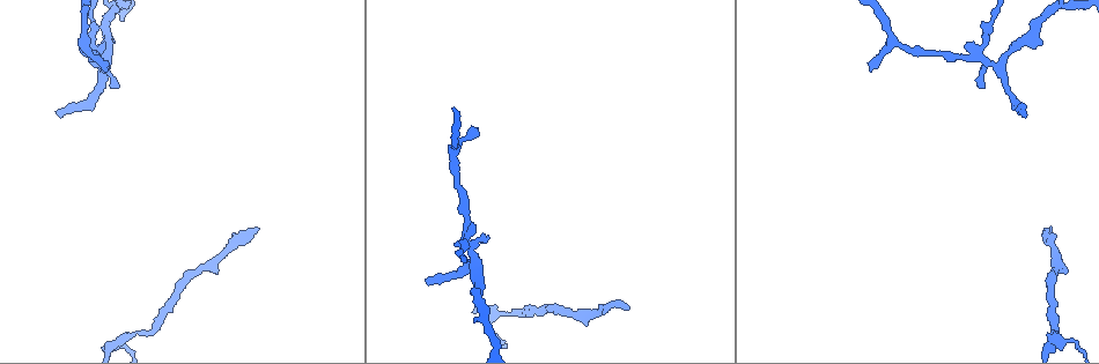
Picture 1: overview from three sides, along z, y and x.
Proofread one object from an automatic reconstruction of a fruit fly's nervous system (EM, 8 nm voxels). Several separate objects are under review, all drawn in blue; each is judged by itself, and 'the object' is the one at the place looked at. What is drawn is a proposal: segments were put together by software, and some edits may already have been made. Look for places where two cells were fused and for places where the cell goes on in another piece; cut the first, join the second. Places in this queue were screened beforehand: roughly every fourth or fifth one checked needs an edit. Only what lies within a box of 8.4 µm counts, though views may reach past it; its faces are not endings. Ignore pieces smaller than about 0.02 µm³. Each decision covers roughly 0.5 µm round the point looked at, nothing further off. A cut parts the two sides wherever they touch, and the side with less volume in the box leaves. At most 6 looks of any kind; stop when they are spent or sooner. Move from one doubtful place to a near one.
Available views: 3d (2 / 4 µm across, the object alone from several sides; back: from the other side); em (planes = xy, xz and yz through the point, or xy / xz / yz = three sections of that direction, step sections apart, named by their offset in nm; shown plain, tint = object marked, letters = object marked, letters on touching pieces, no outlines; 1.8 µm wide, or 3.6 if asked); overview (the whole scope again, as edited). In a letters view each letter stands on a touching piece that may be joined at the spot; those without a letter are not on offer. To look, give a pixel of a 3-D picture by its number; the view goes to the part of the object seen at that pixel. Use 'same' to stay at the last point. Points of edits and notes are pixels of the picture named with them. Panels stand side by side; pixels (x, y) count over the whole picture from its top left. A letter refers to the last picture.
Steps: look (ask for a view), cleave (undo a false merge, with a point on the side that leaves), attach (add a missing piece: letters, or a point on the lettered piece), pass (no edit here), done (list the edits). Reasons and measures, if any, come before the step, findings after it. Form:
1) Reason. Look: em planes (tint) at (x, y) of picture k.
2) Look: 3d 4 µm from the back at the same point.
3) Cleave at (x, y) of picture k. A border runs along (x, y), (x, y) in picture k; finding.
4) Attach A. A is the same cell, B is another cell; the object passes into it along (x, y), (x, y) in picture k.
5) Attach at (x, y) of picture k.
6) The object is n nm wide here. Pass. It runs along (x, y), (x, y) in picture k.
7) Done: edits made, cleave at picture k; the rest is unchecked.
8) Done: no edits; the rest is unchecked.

Free end. Look: 3d 4 µm at (429, 282) of picture 1.

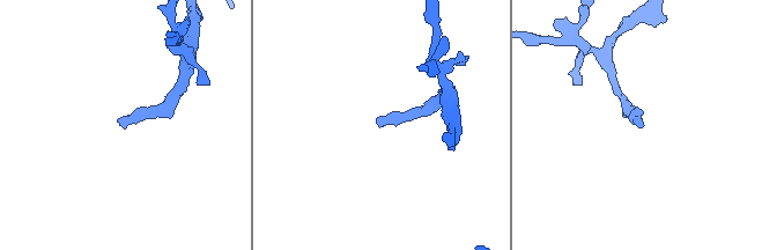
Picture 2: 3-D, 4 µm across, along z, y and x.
Now the EM. Look: em planes (tint) at (126, 127) of picture 2.

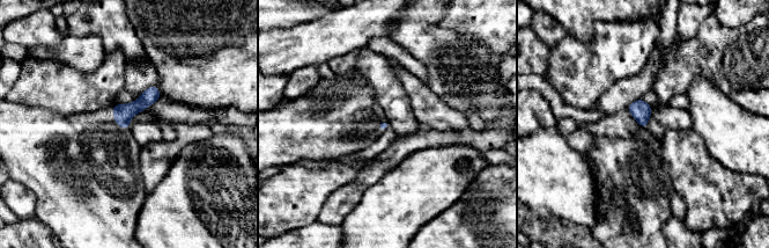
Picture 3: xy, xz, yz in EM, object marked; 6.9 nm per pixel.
What lies round it. Look: em planes (letters) at the same point.

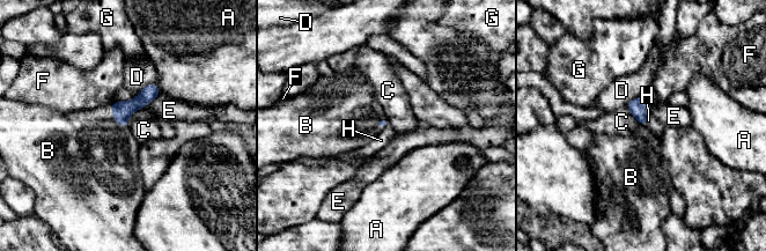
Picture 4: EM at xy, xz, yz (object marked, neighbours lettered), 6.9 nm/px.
Attach B. B is the same cell, A, C, D, E, F, G and H are other cells; the object passes into it along (382, 123), (381, 119), (373, 111) in picture 4; it goes on there.

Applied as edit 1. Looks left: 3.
Look: overview.

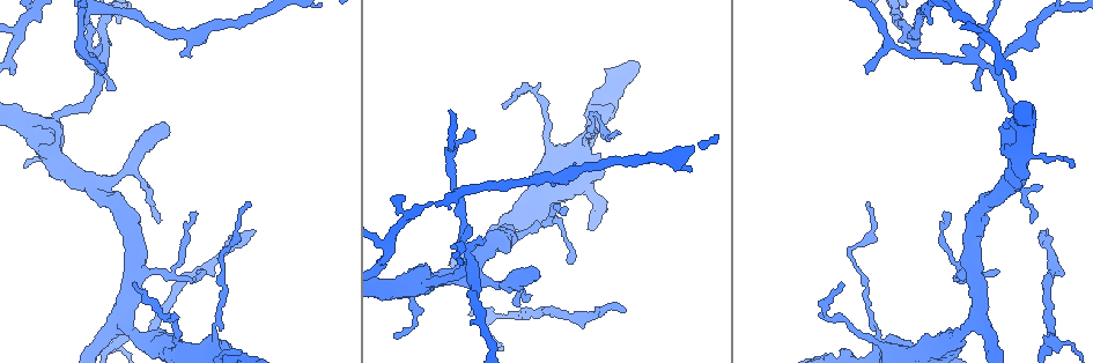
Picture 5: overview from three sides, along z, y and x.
Look: em 3.6 µm planes (letters) at (626, 311) of picture 5.

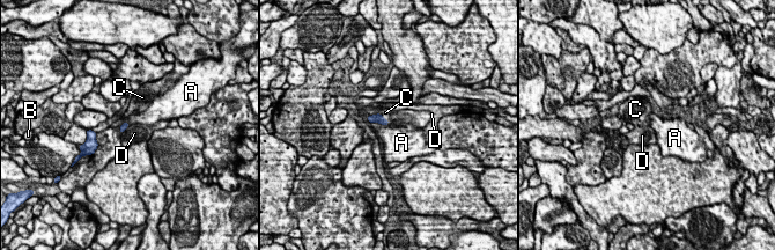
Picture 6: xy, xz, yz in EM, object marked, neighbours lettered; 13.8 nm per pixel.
Attach C. C is the same cell, A, B and D are other cells; the object passes into it along (378, 118), (379, 114), (385, 112) in picture 6; it goes on there.

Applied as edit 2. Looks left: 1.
Done: edits made, attach at picture 4, attach at picture 6; the rest is unchecked.

